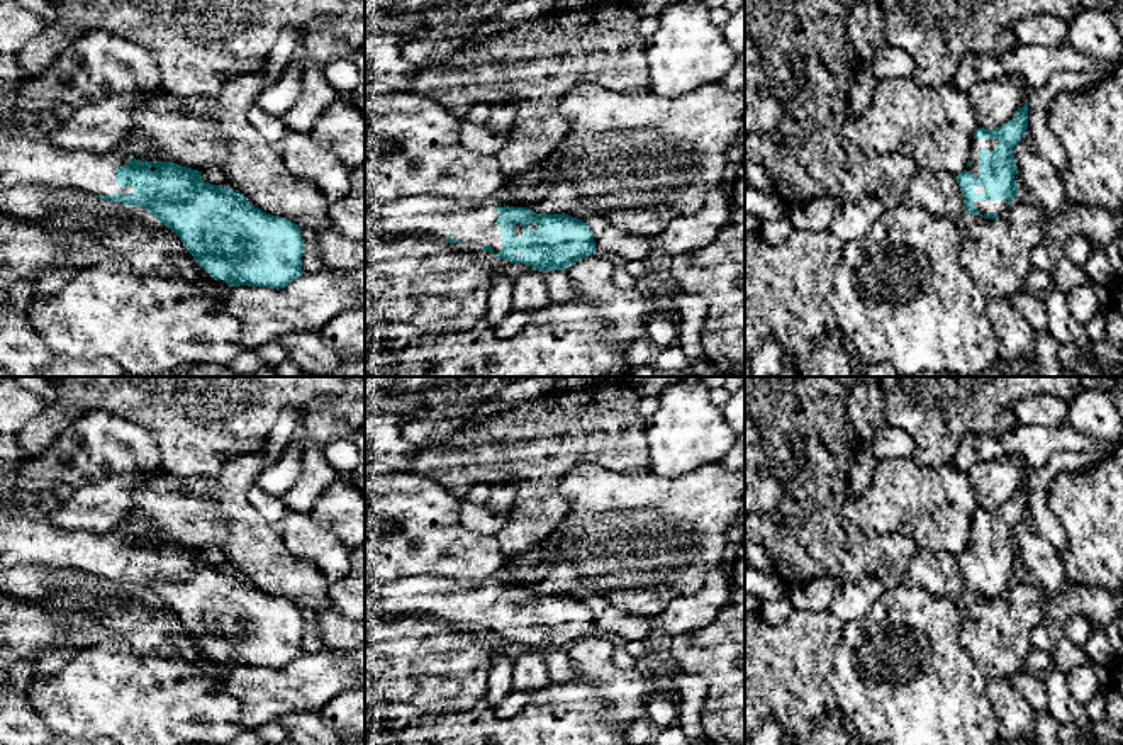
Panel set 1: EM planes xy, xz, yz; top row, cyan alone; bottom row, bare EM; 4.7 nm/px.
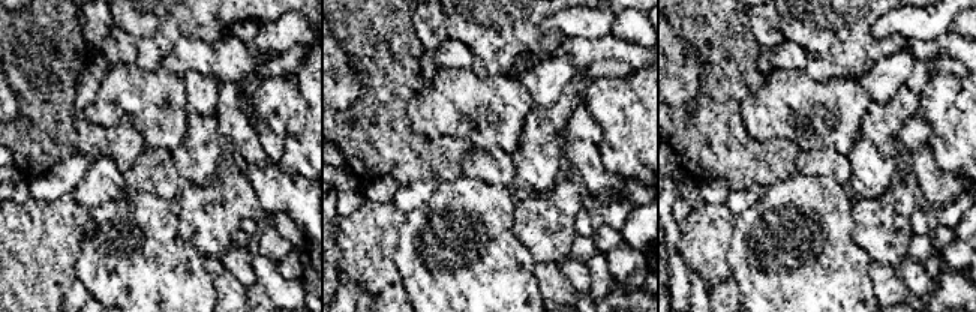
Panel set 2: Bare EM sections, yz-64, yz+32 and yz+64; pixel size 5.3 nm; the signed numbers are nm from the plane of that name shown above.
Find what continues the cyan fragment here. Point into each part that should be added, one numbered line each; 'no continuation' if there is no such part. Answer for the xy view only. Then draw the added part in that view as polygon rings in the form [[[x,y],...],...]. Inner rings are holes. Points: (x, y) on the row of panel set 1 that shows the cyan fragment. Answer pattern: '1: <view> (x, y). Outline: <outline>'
1: xy (26, 158). Outline: [[[0,129],[0,190],[41,183],[92,195],[132,193],[115,183],[115,168],[129,160],[131,149],[120,143],[103,154],[64,151],[39,132]]]

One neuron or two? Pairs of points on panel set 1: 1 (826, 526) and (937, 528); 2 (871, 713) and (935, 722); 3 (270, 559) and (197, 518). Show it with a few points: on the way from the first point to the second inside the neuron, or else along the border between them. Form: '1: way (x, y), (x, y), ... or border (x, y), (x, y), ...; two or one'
1: border (849, 496), (843, 503), (843, 518); two
2: way (886, 713), (920, 713); one
3: way (251, 543), (236, 528), (226, 528), (216, 518); one

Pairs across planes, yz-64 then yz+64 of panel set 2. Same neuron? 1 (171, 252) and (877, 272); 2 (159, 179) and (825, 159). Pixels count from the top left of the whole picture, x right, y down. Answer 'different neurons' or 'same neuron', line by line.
1: different neurons
2: same neuron

